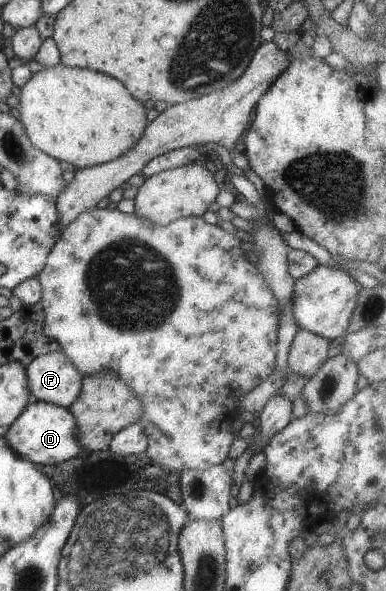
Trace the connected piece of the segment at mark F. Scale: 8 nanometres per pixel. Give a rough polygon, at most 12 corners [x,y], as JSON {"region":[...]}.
{"region":[[62,350],[26,372],[34,400],[69,409],[83,376]]}

